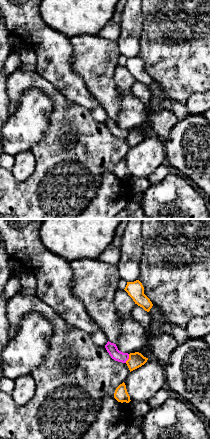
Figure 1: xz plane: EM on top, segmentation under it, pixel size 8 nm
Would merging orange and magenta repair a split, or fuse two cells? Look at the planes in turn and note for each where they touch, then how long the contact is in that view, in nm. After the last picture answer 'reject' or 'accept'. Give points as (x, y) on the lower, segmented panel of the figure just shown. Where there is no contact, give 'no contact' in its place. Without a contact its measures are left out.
(129, 358) | 80 nm

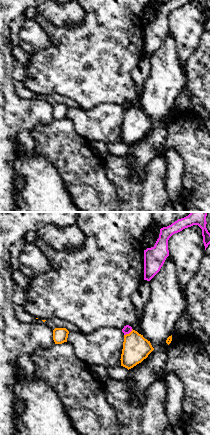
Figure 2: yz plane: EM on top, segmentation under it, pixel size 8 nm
(129, 333) | 90 nm

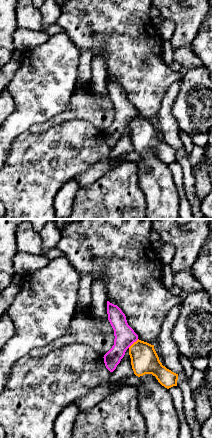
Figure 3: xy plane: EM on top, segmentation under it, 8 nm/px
(134, 342) | 110 nm

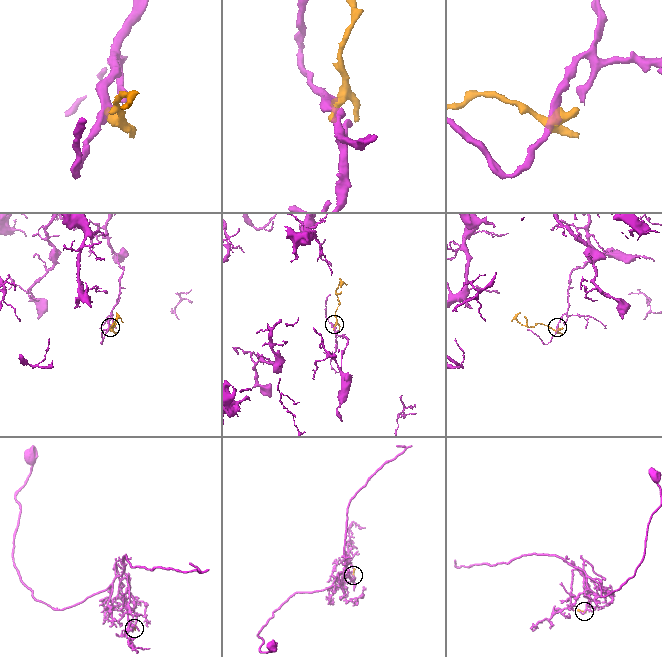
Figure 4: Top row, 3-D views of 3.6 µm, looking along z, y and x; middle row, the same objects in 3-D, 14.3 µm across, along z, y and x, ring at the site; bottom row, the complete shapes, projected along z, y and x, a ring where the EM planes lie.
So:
reject

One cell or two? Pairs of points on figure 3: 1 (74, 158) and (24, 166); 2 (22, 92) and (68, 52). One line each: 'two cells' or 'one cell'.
1: one cell
2: one cell

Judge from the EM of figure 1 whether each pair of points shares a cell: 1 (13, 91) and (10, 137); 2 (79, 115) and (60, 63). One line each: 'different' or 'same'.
1: different
2: different

